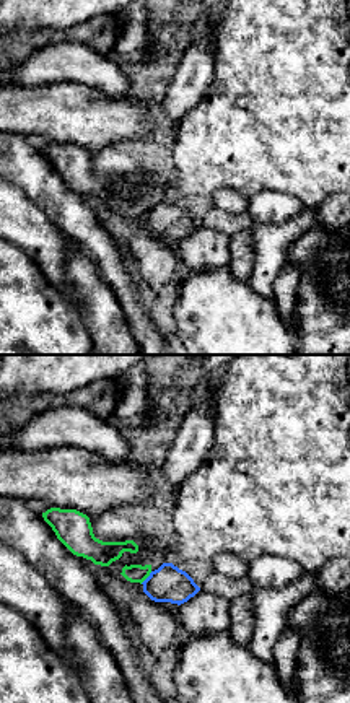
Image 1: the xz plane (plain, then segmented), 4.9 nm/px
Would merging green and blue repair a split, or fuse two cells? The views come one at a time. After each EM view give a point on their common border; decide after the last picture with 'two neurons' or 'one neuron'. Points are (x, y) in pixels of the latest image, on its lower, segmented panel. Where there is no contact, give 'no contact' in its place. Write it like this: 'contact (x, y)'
contact (145, 578)

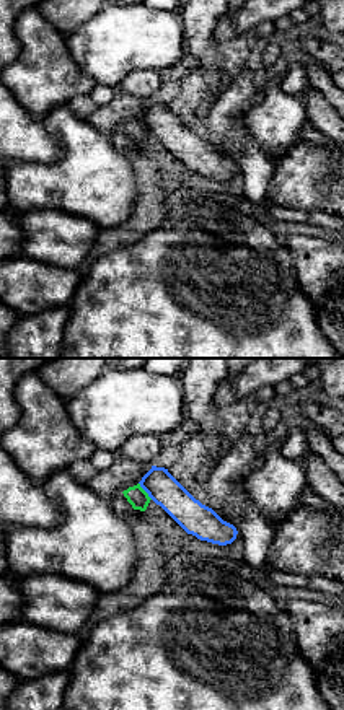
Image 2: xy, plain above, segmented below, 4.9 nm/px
contact (144, 490)

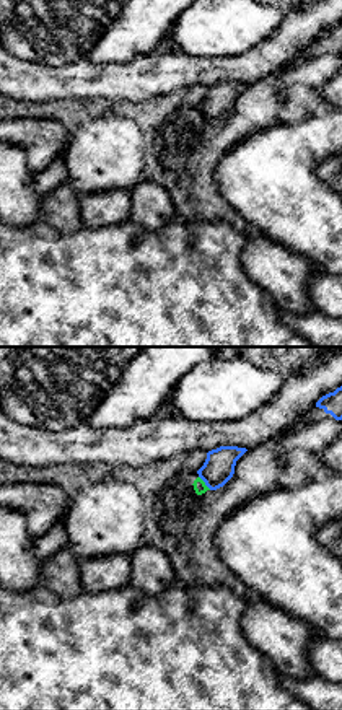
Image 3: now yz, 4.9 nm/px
contact (204, 482)

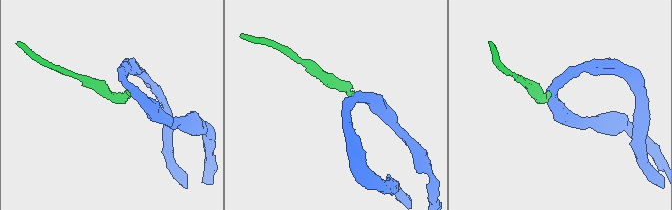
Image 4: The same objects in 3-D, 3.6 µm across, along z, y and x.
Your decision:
two neurons

